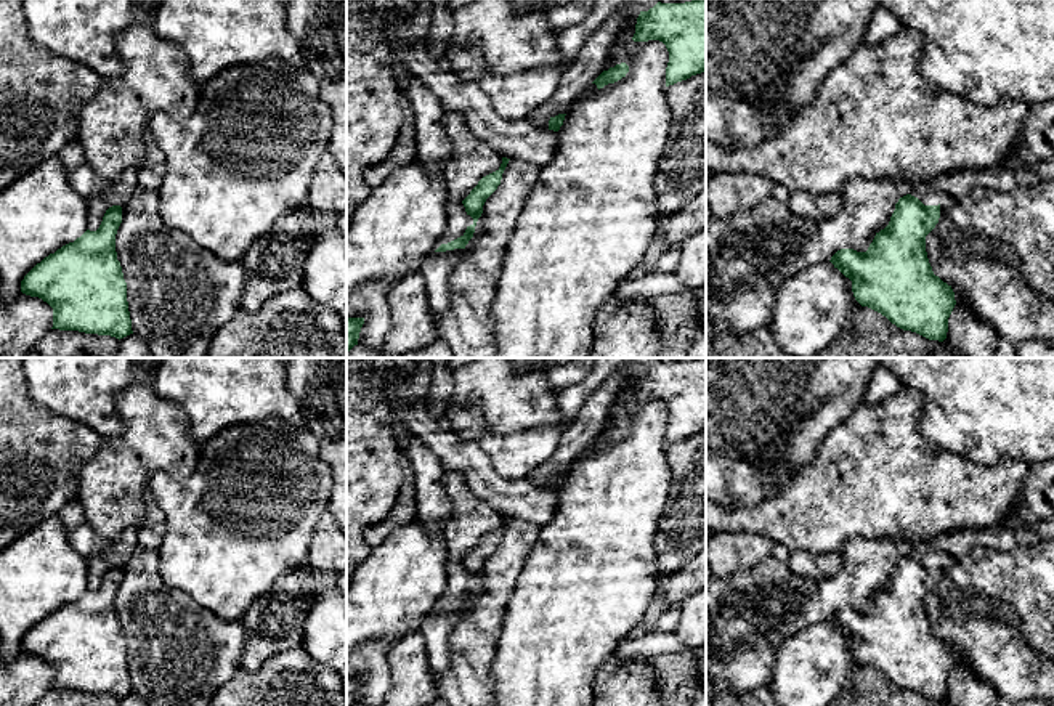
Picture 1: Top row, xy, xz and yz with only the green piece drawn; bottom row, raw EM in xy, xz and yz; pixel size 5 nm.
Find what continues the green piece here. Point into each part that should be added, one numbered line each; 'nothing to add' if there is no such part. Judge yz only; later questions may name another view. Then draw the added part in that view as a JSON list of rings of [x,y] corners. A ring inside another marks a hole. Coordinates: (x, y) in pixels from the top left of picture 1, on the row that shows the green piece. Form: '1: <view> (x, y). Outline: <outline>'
nothing to add

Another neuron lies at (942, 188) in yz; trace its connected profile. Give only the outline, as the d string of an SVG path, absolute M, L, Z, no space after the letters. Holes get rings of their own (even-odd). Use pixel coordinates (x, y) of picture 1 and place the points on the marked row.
M1006 167L966 168L961 172L942 173L926 181L916 181L911 196L924 205L938 205L948 201L961 199L975 188L985 188L995 193L1007 193L1017 188L1035 188L1046 180L1035 170Z

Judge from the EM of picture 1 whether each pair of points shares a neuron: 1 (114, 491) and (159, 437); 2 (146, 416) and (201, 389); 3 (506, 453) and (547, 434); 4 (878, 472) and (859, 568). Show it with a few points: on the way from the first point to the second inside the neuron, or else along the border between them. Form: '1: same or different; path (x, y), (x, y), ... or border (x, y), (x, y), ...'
1: same; path (122, 478), (141, 459), (146, 450)
2: different; border (151, 382), (185, 413), (190, 437)
3: same; path (515, 453), (530, 450), (538, 443)
4: different; border (904, 538), (852, 538), (839, 552)

